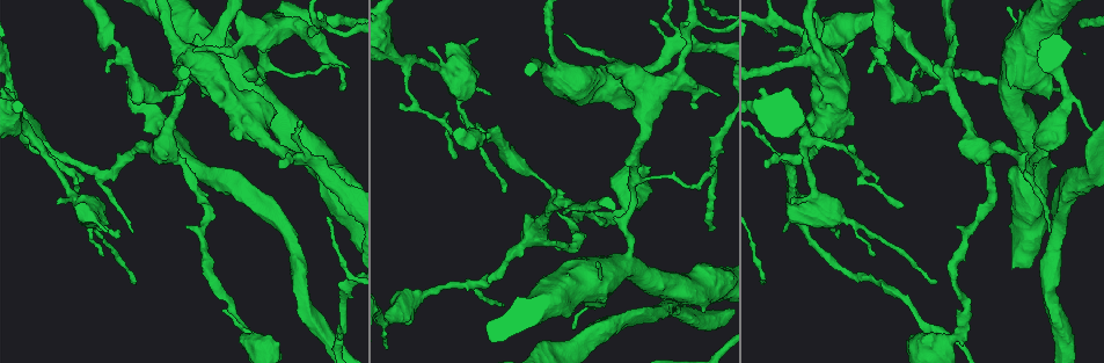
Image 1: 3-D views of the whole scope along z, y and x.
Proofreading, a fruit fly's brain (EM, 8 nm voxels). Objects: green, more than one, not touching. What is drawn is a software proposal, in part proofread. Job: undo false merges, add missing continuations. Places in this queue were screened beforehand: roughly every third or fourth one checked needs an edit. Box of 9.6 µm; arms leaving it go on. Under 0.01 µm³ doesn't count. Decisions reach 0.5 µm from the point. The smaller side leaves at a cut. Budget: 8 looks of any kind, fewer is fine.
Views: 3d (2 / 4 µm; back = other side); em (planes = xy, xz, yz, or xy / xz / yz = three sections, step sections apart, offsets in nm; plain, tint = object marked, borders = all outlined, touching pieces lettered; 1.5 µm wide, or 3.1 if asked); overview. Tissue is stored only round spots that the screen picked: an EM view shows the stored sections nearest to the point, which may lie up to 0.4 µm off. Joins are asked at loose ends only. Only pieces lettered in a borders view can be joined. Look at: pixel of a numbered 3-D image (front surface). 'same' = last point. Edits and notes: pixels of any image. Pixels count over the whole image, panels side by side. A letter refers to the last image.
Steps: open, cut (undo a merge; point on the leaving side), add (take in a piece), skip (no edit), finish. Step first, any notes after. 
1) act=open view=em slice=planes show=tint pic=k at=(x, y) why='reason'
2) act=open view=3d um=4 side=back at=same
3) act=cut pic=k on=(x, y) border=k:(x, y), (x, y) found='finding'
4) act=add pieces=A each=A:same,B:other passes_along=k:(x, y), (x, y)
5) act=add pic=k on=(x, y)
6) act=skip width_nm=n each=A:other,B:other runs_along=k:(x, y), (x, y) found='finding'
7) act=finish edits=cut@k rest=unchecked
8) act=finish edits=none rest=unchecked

act=open view=3d um=2 pic=1 at=(108, 68) why='free end'

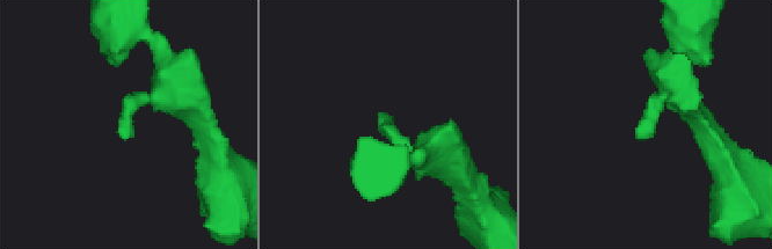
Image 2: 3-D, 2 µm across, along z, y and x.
act=open view=em slice=yz step=4 show=borders pic=2 at=(639, 131)

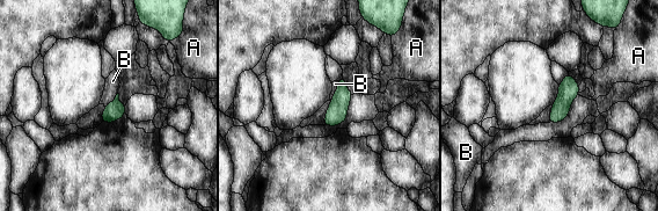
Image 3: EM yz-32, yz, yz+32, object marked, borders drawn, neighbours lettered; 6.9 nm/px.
act=open view=em slice=xz step=4 show=borders at=same why='cut it another way'

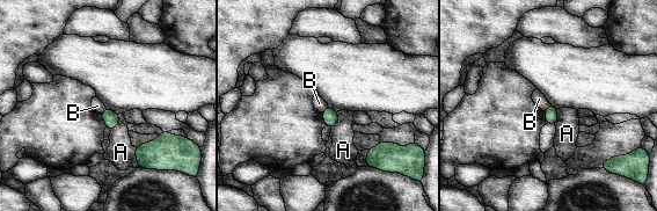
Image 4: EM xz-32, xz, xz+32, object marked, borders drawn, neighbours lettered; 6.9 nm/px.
act=skip each=A:other,B:other border=4:(134, 147), (134, 158), (138, 166) found='none of them fits'

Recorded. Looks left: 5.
act=open view=em slice=xz step=4 show=tint pic=1 at=(768, 22) why='abrupt turn'

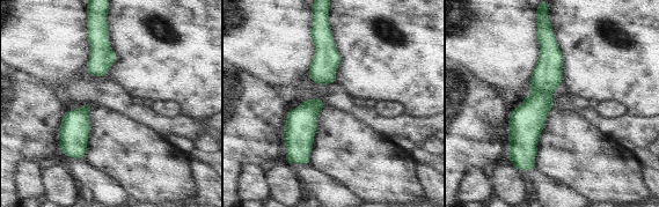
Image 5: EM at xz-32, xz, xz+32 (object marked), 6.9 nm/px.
act=open view=em slice=planes show=borders at=same why='another direction'

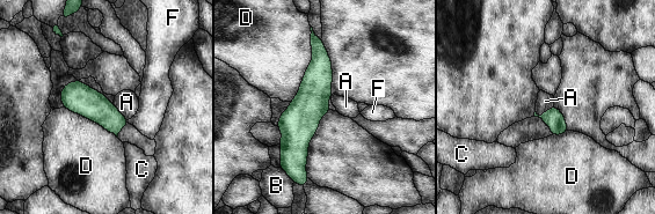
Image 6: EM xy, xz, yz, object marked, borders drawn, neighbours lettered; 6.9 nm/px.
act=skip each=A:other,B:other,C:other,D:other,F:other runs_along=6:(319, 48), (298, 124), (301, 182) found='one neuron here'

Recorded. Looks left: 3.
act=open view=3d um=4 side=back pic=1 at=(327, 67) why='sharp bend'

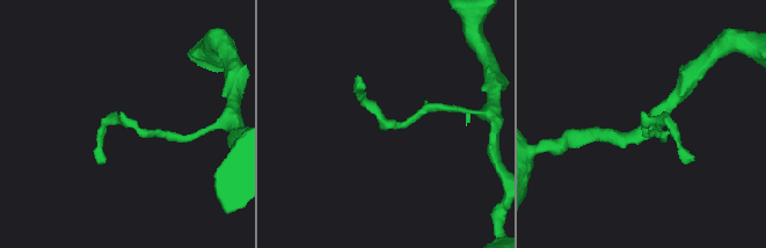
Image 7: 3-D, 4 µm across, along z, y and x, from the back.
act=open view=em slice=planes show=borders pic=7 at=(130, 121) why='shape alone is not enough'

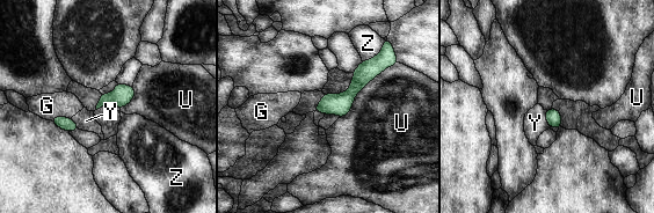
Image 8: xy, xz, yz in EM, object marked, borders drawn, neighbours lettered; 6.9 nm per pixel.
act=skip each=G:other,U:other,Y:other,Z:other runs_along=8:(384, 59), (339, 104), (319, 109) found='all the same neuron'

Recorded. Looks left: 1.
act=finish edits=none rest=unchecked

